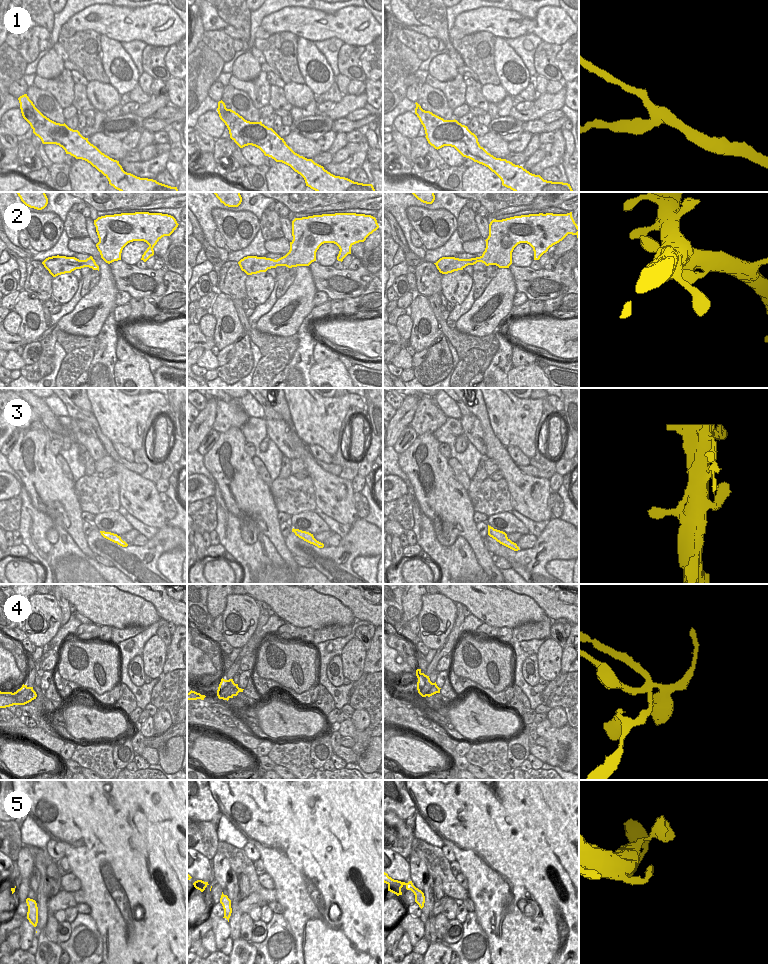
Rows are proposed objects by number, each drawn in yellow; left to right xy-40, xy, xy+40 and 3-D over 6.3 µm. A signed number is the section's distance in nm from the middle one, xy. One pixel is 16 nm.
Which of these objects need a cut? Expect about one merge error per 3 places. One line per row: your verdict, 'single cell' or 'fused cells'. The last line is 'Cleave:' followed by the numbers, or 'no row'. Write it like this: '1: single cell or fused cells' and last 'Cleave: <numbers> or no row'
1: single cell
2: single cell
3: single cell
4: fused cells
5: single cell
Cleave: 4

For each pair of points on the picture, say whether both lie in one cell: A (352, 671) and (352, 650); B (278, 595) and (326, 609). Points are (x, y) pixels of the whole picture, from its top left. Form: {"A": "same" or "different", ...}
{"A": "same", "B": "same"}

